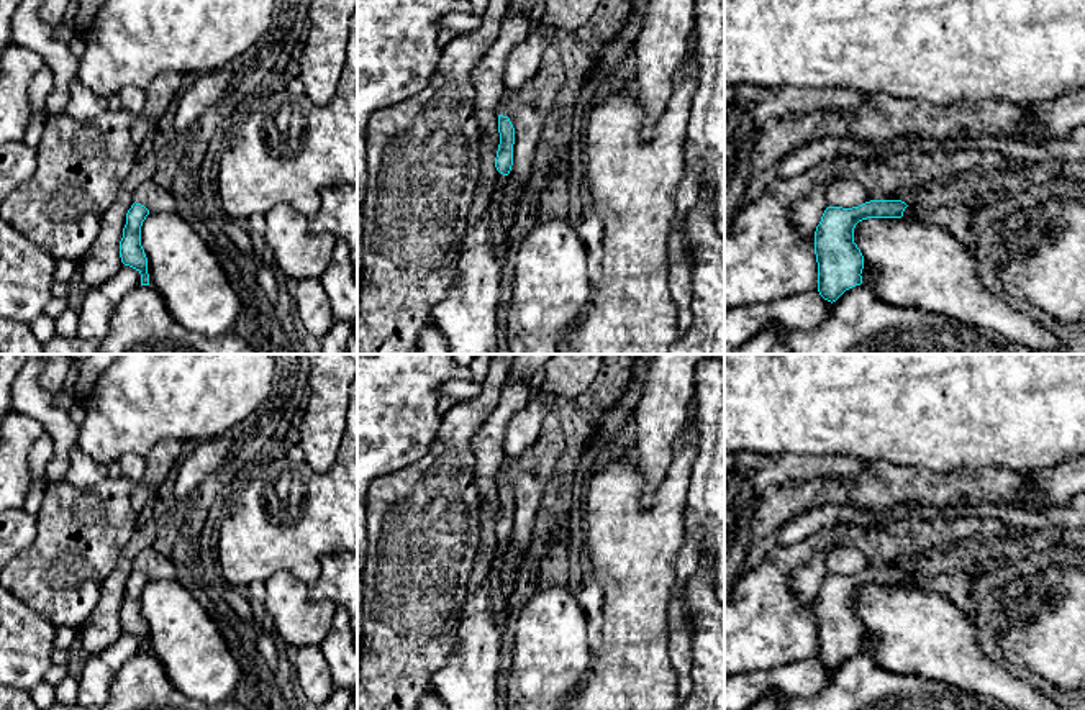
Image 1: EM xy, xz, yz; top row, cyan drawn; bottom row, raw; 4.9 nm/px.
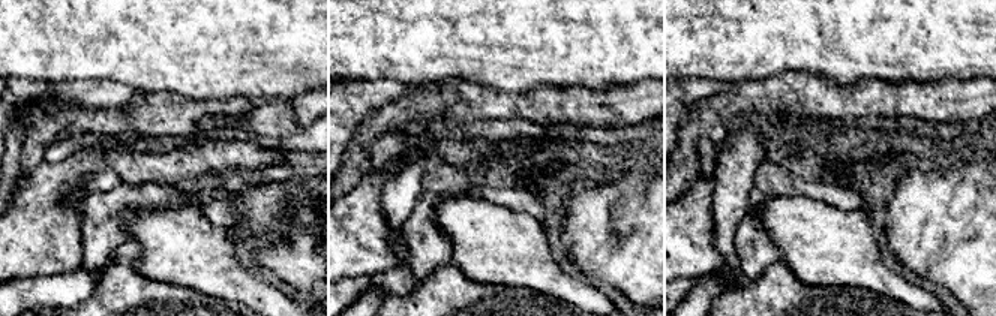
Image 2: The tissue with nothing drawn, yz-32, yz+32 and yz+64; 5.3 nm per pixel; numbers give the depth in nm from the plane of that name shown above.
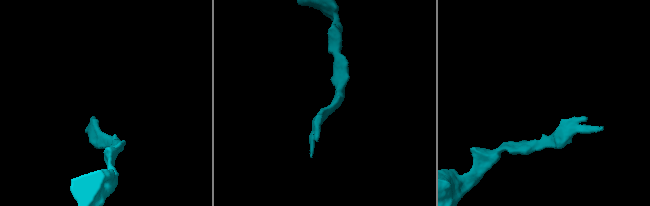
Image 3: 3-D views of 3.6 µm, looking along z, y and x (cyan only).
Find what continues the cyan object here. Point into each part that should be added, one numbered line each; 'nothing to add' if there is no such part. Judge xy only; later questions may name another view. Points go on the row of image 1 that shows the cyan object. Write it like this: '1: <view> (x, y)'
nothing to add

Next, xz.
1: xz (499, 233)

